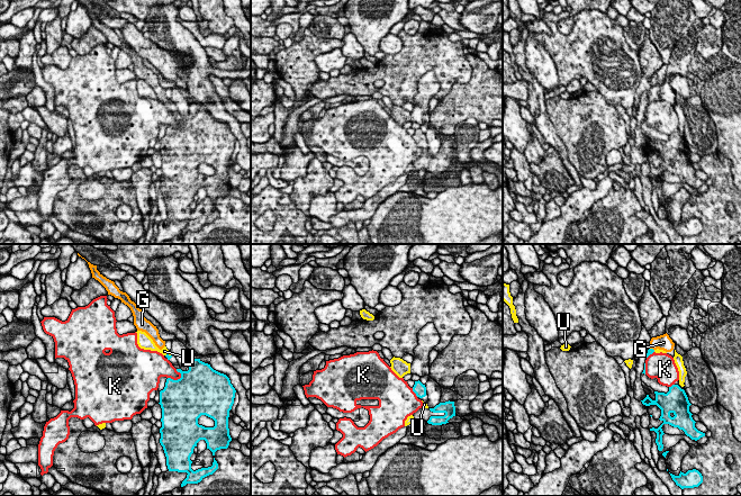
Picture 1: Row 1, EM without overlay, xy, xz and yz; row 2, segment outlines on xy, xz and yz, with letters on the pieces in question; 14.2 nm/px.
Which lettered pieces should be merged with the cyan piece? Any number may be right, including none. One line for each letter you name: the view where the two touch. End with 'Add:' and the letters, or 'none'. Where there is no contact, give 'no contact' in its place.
G: meets cyan in yz
Add: G

